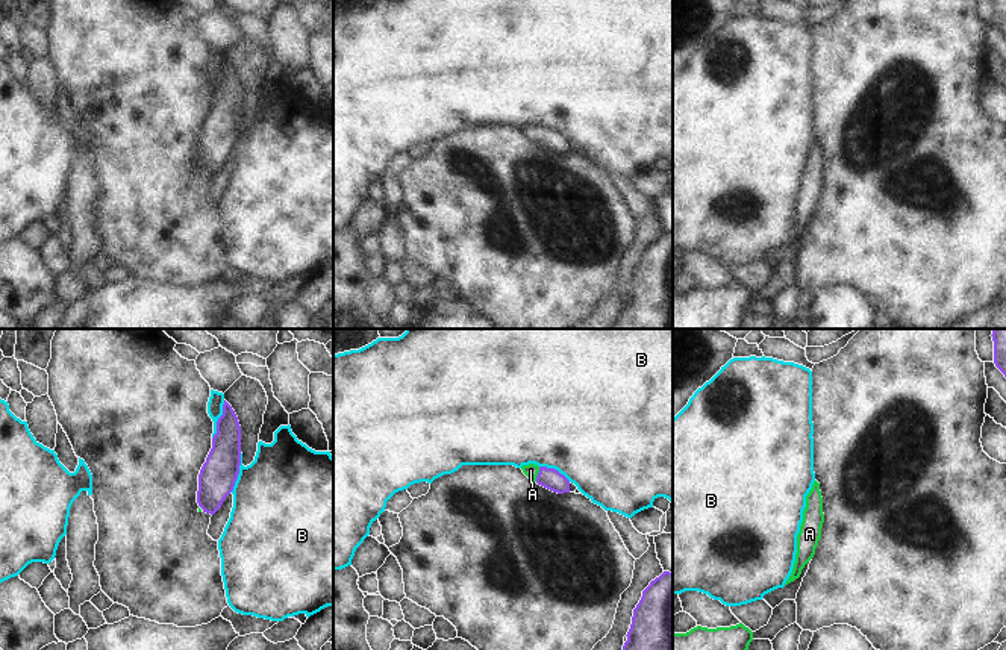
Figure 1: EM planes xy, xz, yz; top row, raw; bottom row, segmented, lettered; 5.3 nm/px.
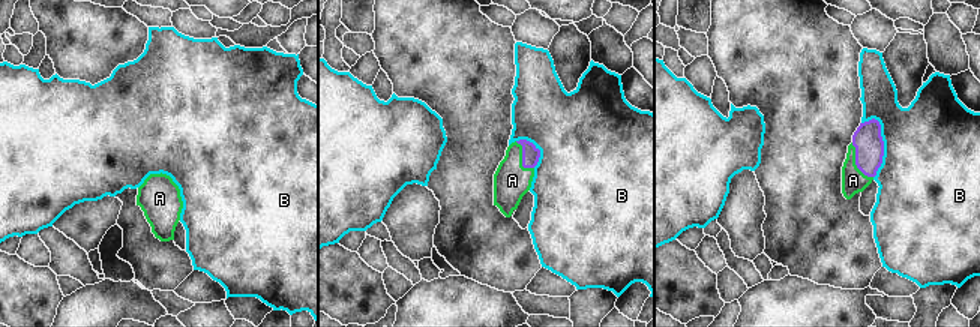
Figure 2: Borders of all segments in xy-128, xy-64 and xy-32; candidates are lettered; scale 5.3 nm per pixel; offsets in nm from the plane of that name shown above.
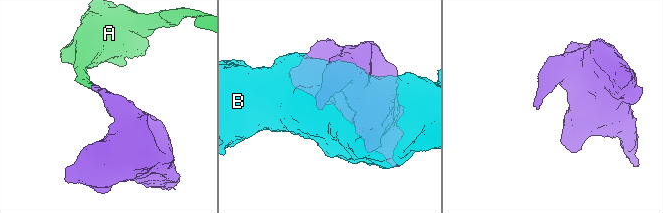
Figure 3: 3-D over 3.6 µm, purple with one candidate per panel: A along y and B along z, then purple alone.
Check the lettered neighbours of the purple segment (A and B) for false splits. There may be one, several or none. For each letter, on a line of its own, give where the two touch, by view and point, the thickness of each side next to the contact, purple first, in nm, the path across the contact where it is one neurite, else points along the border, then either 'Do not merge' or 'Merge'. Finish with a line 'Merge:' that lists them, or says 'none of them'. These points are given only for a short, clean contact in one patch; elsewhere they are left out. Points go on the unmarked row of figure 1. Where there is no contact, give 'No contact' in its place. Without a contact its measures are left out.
A: Touches purple at xz (538, 135). Thickness 110 nm (purple) against 70 nm. Path across: xz (552, 140), (538, 135), (531, 131). Merge
B: Touches purple at xy (238, 134). Thickness 200 nm (purple) against 480 nm. Do not merge
Merge: A.

